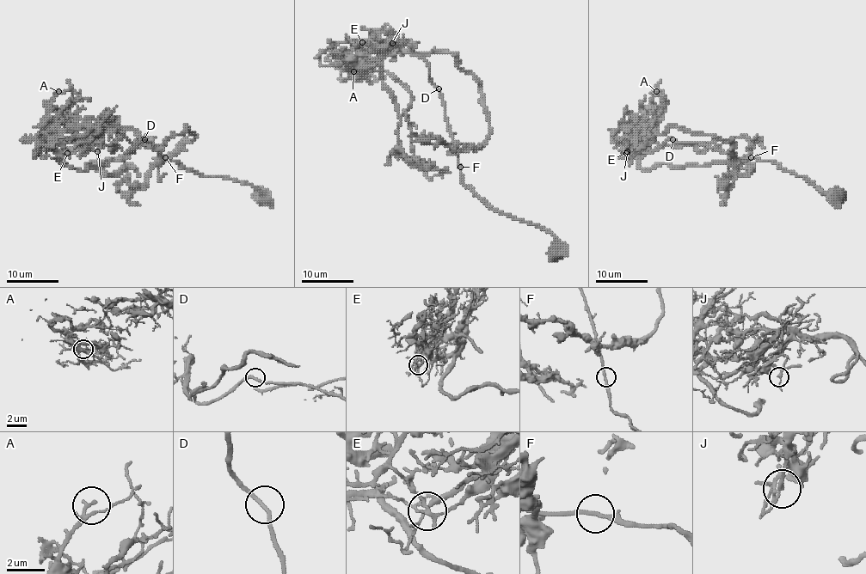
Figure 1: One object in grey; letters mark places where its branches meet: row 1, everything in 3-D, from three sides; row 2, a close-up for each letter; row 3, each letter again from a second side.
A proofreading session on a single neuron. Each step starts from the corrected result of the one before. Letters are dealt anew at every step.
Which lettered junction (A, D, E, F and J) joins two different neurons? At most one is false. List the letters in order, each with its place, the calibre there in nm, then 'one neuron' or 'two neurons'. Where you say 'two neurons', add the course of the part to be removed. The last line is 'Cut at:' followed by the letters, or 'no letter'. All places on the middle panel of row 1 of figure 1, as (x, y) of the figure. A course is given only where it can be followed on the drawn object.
A: (353, 71) | 140 nm | one neuron
D: (439, 88) | 190 nm | one neuron
E: (362, 42) | 160 nm | two neurons | (362, 41), (339, 41), (334, 49), (349, 60), (365, 55), (379, 64), (400, 119), (399, 151), (450, 172)
F: (460, 167) | 200 nm | one neuron
J: (392, 43) | 160 nm | one neuron
Cut at: E

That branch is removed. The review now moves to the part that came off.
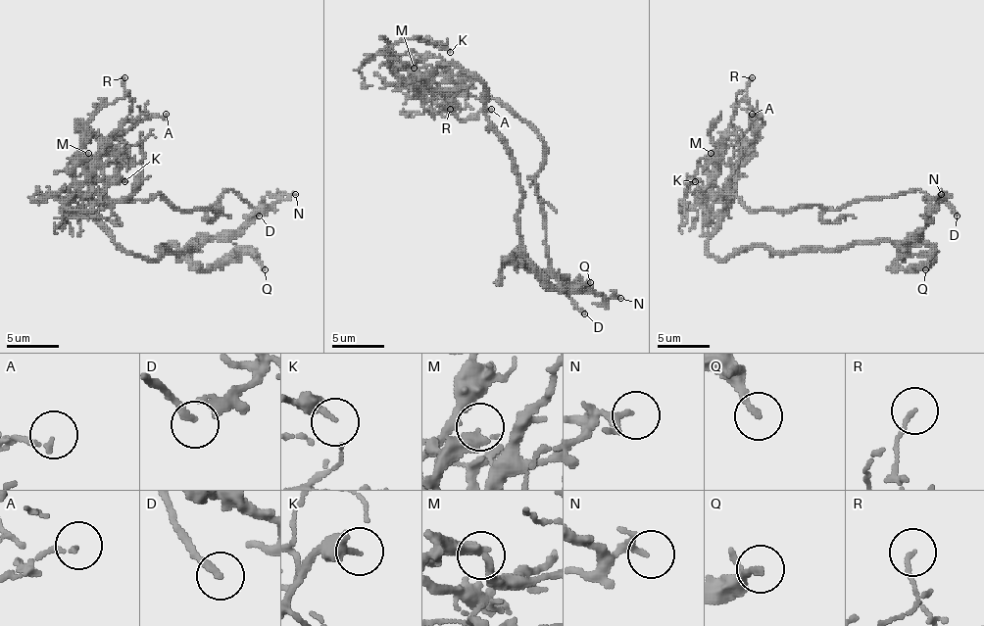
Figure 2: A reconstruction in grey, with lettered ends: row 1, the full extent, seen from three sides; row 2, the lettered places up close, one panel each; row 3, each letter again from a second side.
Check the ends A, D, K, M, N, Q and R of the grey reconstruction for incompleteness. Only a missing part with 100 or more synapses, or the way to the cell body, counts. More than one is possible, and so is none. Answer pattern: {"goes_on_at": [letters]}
{"goes_on_at": ["D"]}

